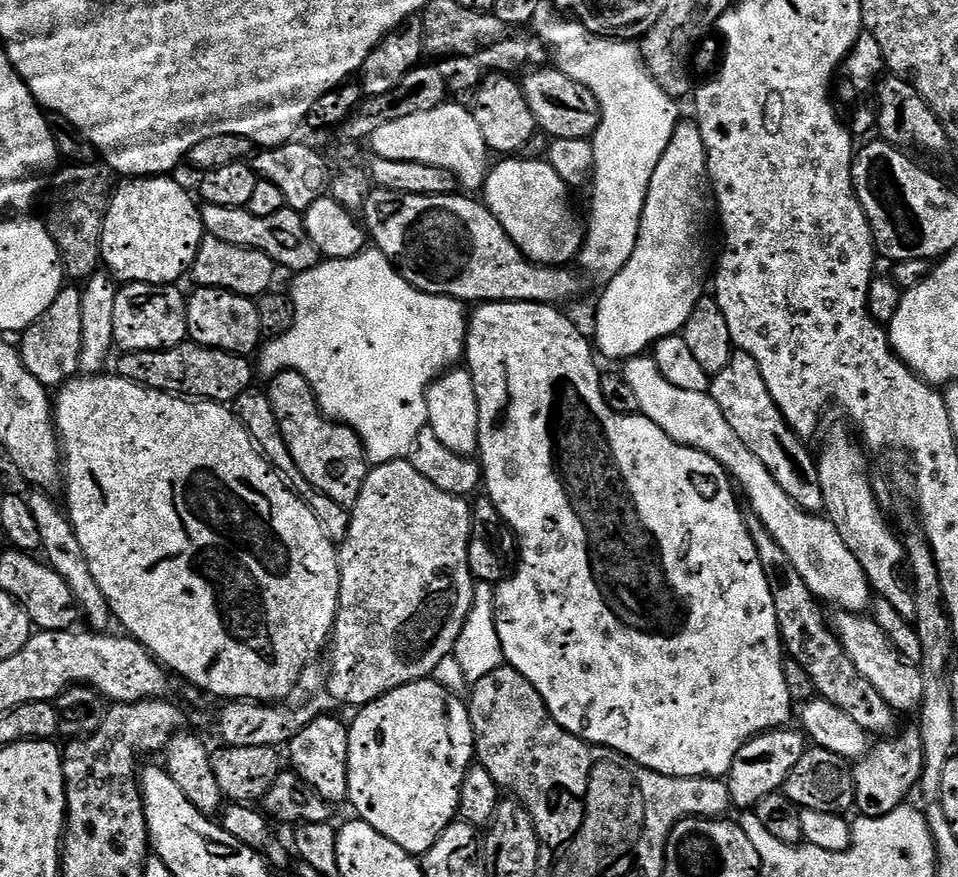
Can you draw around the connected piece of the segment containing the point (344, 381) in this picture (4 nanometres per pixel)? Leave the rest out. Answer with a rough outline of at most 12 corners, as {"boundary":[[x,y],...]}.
{"boundary":[[378,250],[295,273],[300,372],[373,465],[411,457],[465,305]]}

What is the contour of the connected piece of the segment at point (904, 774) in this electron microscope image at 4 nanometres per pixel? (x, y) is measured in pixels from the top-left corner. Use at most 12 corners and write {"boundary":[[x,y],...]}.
{"boundary":[[915,727],[852,764],[855,811],[882,818],[917,787]]}

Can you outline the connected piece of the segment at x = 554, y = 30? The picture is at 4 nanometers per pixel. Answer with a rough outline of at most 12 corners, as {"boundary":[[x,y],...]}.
{"boundary":[[571,18],[538,29],[600,107],[578,264],[616,277],[636,249],[677,101],[635,43]]}

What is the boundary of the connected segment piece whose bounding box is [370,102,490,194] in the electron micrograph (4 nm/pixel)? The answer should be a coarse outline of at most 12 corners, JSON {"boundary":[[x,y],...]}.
{"boundary":[[446,102],[386,122],[371,151],[450,170],[479,193],[490,149],[471,111]]}

